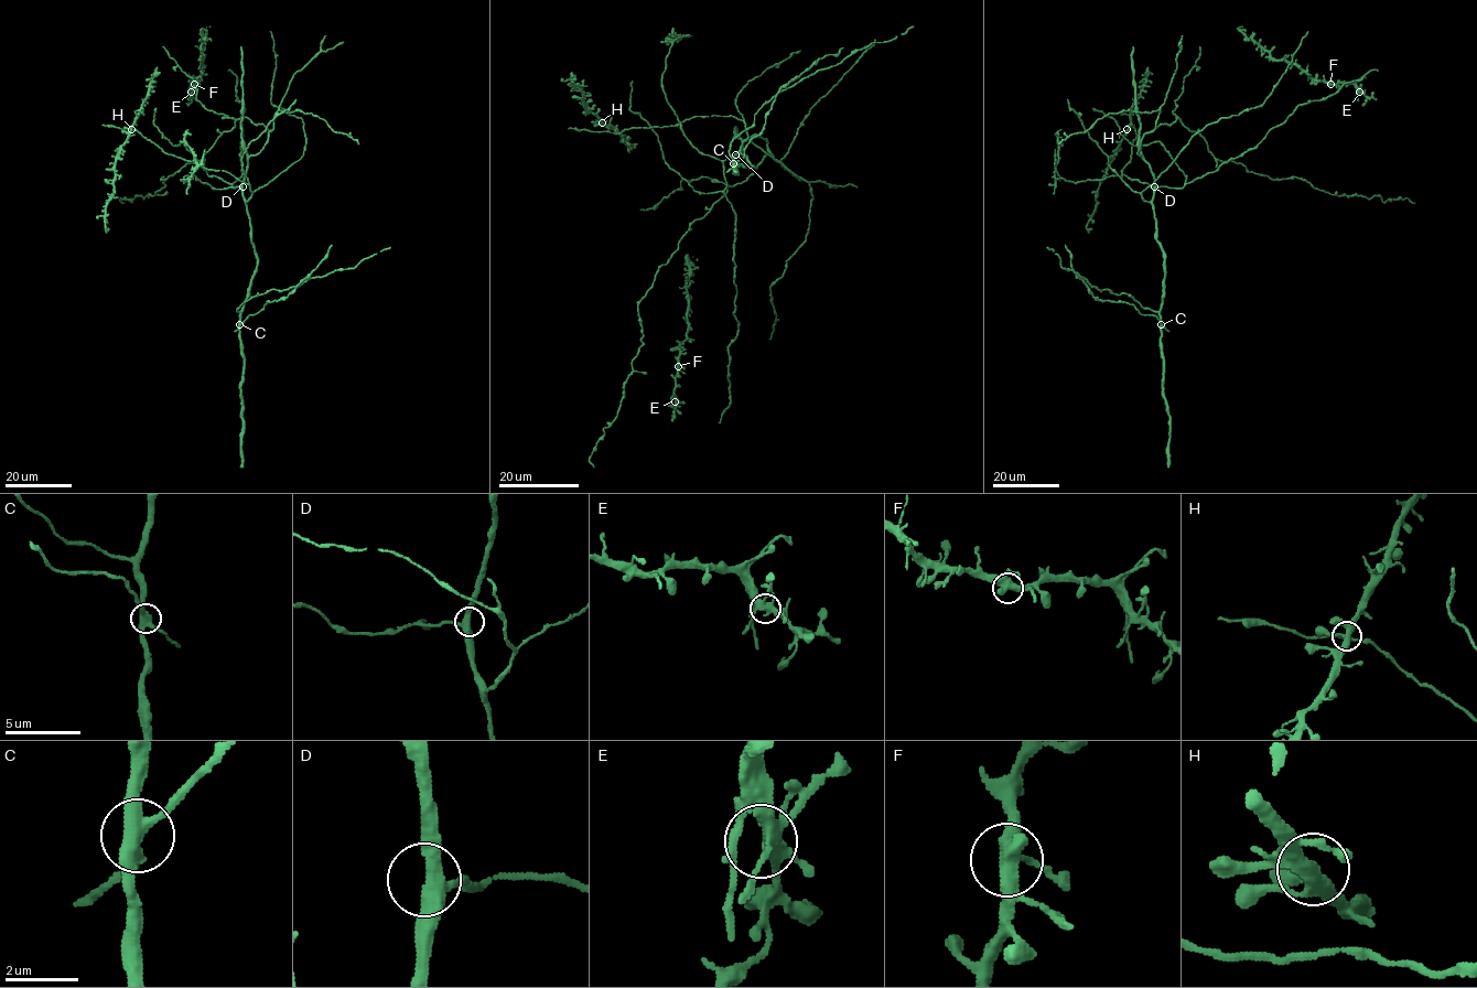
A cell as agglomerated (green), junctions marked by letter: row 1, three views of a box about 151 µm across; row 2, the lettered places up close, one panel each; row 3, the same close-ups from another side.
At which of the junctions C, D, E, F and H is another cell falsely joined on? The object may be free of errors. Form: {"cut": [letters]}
{"cut": ["C"]}

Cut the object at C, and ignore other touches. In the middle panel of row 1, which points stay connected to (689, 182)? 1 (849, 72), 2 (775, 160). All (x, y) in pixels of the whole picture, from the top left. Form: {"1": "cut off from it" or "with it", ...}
{"1": "with it", "2": "with it"}

